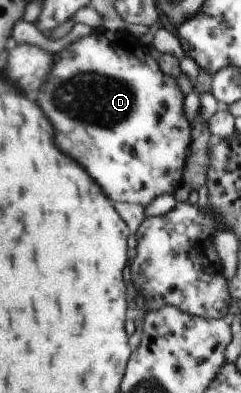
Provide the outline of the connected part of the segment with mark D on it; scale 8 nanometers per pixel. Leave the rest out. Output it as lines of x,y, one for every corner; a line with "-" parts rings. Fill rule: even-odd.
94,30
51,55
51,70
36,93
36,103
44,109
44,117
56,125
56,145
68,157
80,161
88,169
88,177
112,201
141,206
148,205
155,197
174,193
183,178
182,167
190,143
190,127
182,111
185,96
172,76
159,68
158,61
150,55
151,48
126,31

